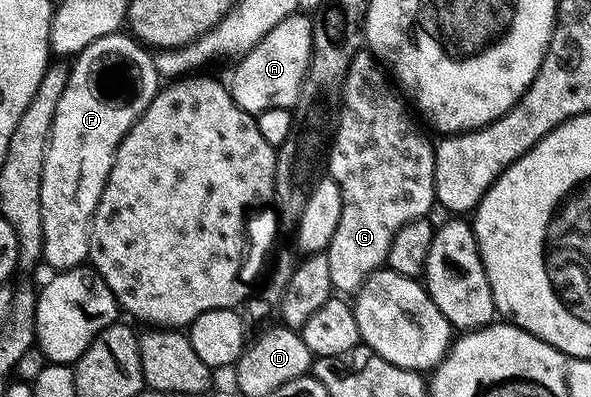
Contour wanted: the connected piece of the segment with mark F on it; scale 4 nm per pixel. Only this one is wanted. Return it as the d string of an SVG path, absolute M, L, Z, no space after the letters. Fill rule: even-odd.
M123 32L98 39L98 43L75 58L71 71L70 83L66 83L62 103L58 103L58 115L54 115L54 127L46 151L46 167L42 171L43 264L49 265L52 271L78 269L89 260L92 220L102 199L102 191L106 191L116 152L140 116L148 110L150 103L154 103L162 88L155 56L135 37Z

